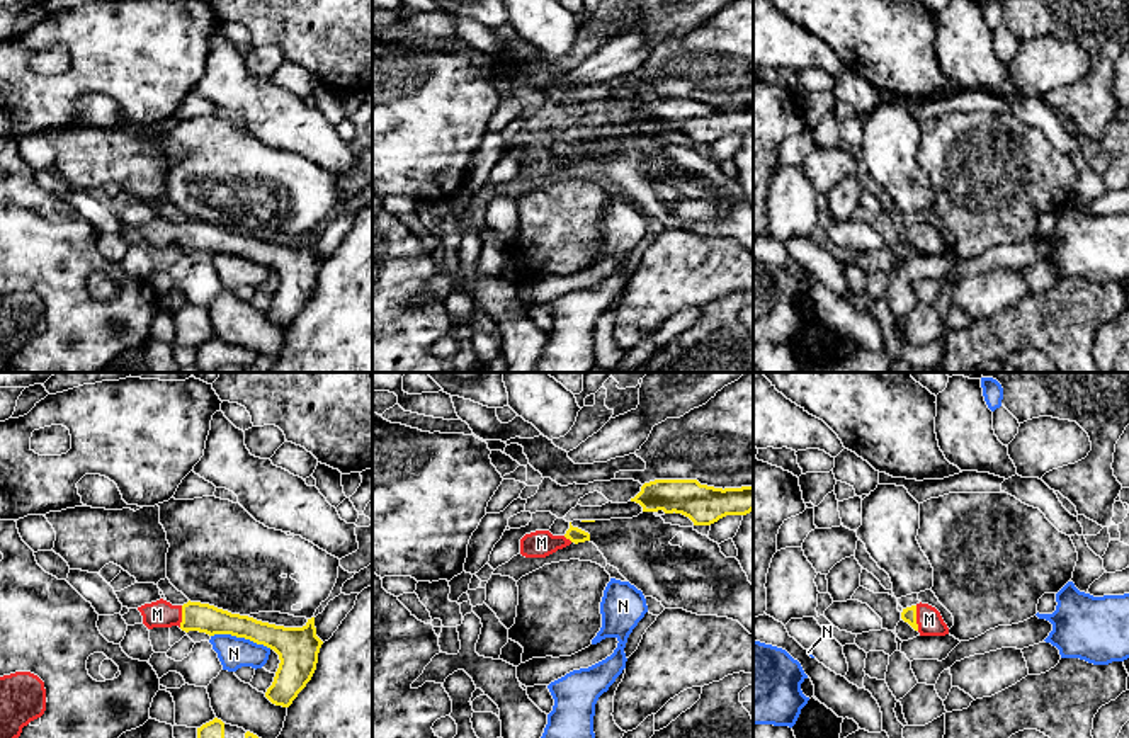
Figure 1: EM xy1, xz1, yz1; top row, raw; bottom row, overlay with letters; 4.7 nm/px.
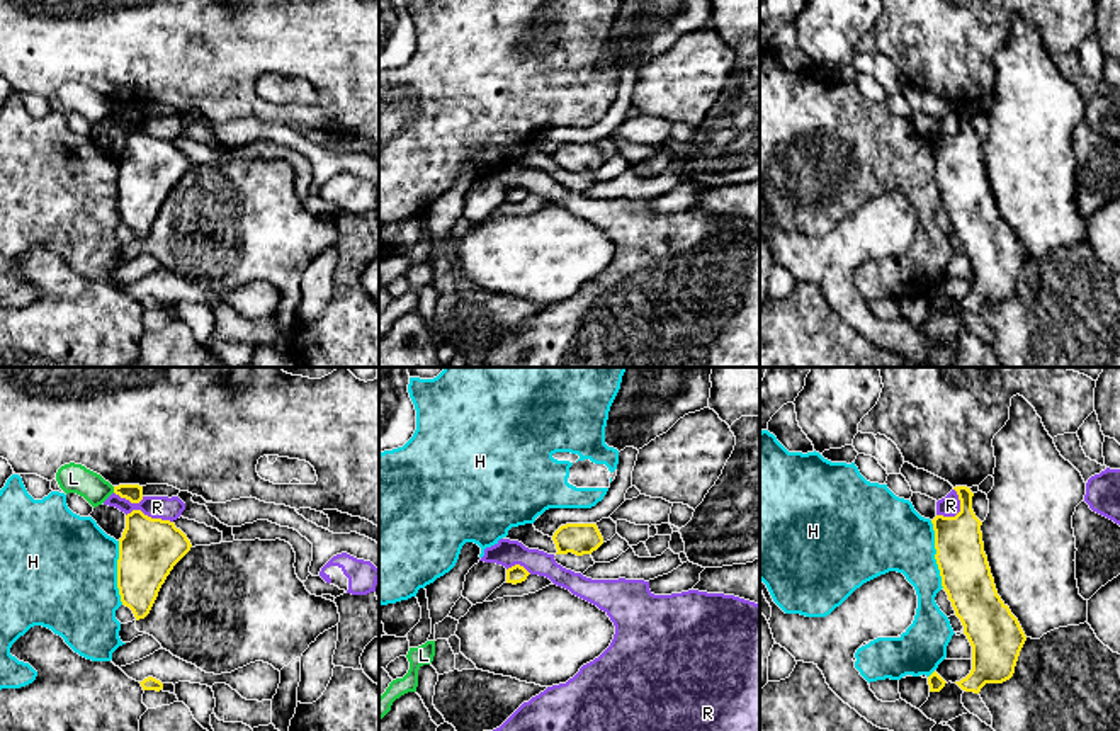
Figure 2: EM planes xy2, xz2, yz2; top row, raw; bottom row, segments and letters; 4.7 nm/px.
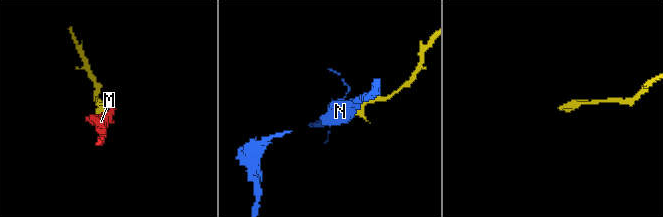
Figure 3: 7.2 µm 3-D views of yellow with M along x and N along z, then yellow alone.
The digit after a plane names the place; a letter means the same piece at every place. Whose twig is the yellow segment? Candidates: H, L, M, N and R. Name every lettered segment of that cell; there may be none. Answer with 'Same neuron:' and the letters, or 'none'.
Same neuron: M

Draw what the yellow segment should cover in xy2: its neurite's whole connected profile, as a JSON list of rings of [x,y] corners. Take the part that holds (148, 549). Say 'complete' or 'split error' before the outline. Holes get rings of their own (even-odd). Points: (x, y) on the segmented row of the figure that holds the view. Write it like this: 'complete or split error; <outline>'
complete; [[[141,510],[126,515],[126,529],[119,539],[117,588],[122,605],[133,610],[136,620],[150,614],[167,576],[190,547],[190,541],[173,522],[151,518]]]

